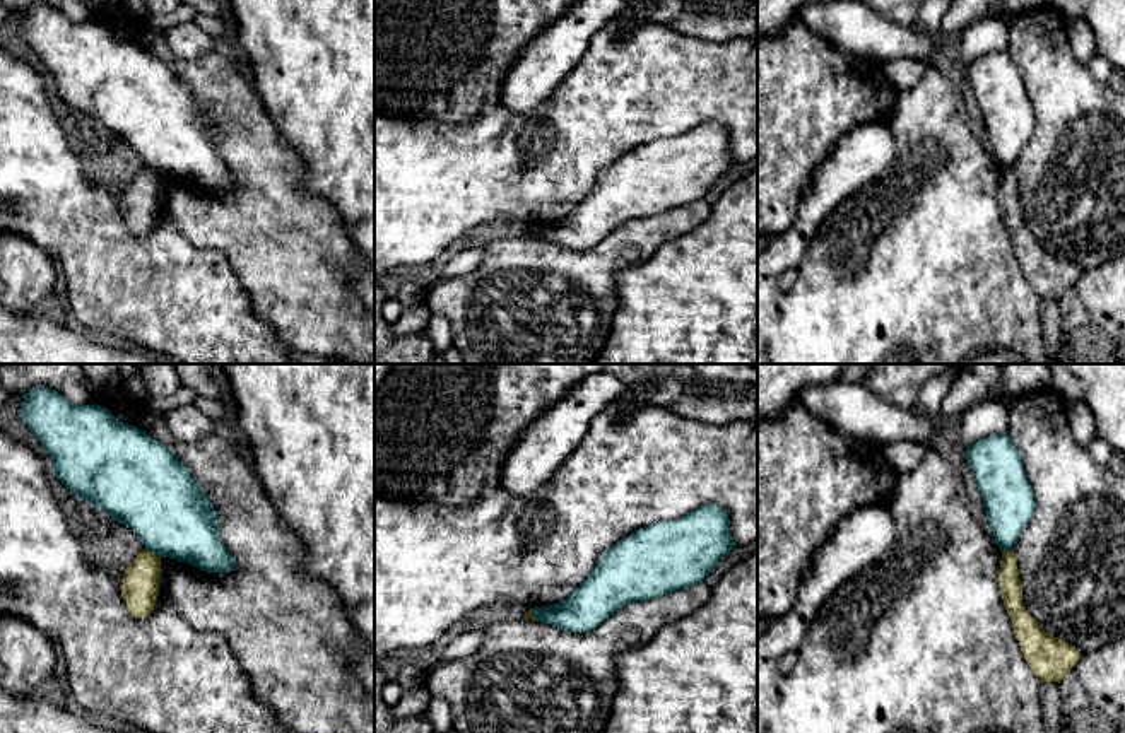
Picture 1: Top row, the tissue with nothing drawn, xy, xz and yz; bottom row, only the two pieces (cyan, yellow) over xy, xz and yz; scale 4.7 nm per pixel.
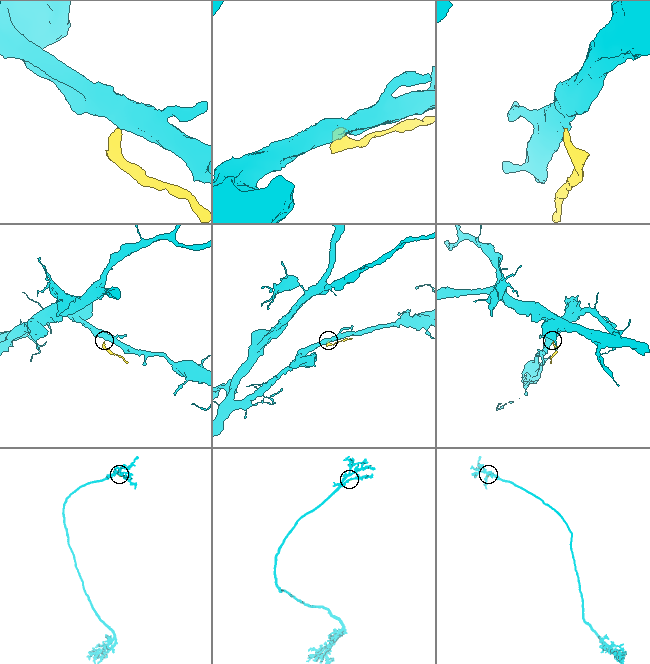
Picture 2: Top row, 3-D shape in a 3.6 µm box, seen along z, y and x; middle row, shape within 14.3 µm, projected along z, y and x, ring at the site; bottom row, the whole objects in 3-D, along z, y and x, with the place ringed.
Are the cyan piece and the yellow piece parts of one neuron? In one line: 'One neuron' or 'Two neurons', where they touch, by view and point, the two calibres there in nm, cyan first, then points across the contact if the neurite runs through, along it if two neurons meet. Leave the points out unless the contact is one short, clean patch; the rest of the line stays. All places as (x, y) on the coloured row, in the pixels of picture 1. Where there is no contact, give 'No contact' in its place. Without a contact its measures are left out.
Two neurons. Touches cyan at xy (153, 551). Thickness 380 nm (cyan) against 180 nm. Boundary: xy (146, 549), (159, 557)

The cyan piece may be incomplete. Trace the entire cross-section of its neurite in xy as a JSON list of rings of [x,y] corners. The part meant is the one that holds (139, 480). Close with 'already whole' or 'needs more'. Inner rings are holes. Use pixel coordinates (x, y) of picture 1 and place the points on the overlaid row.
[[[44,386],[29,390],[22,398],[21,419],[51,456],[51,473],[77,494],[77,501],[108,511],[113,521],[132,528],[145,550],[159,557],[188,562],[207,572],[236,567],[236,557],[219,535],[215,507],[207,492],[162,441],[120,422],[101,405],[72,405]]]; already whole

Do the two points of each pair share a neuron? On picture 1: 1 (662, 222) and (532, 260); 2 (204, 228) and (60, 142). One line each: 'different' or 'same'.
1: same
2: different

